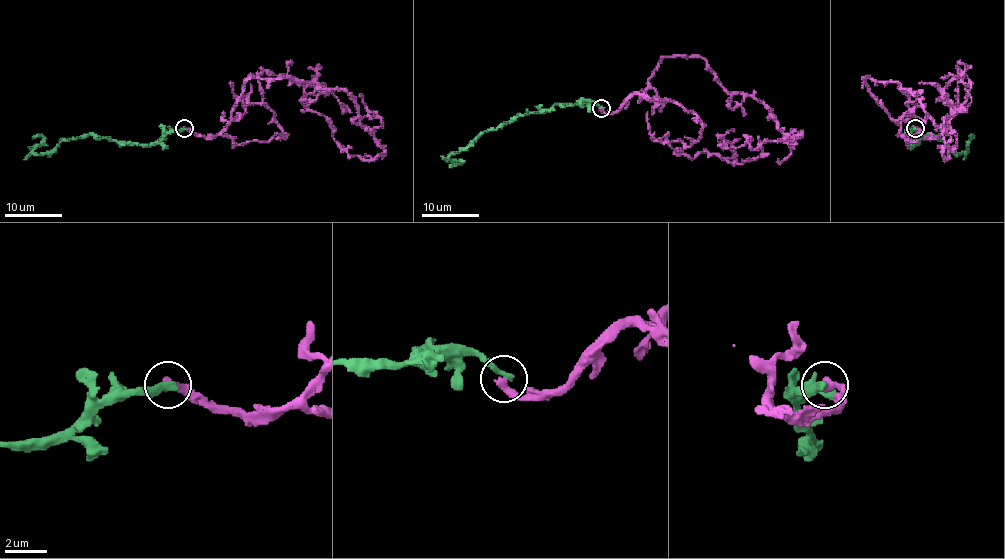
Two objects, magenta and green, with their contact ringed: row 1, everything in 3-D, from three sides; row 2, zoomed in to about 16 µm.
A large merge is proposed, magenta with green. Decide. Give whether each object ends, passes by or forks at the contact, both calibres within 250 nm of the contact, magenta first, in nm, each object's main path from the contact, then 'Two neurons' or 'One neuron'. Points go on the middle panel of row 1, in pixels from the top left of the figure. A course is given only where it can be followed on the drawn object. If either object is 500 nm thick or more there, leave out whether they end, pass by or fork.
At the ring magenta ends. At the ring green ends. Thickness 400 nm (magenta) against 360 nm. Course of magenta: (602, 109), (642, 93), (663, 57), (700, 56), (800, 136), (756, 149), (722, 136), (737, 164). Course of green: (602, 109), (583, 102), (516, 114), (455, 152), (449, 157), (459, 163), (449, 167). Two neurons

